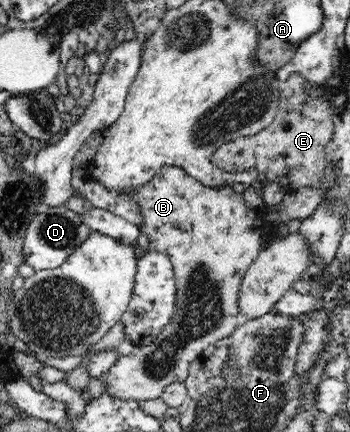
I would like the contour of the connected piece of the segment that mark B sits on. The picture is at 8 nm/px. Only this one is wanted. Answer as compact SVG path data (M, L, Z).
M165 166L156 175L144 185L137 187L136 191L130 191L130 193L125 193L122 191L120 195L130 196L138 206L140 206L143 222L139 226L141 232L146 233L149 238L149 249L152 249L158 253L163 253L164 255L170 258L172 262L172 268L174 268L174 277L176 280L176 311L170 319L170 323L158 333L158 335L151 339L150 344L141 344L139 346L134 346L132 353L120 356L116 363L112 364L112 367L102 373L98 378L101 379L101 383L105 386L105 389L122 400L136 400L136 401L146 401L149 399L160 398L164 388L167 385L170 385L174 382L184 383L185 379L188 377L190 364L197 359L198 356L202 354L202 351L205 351L210 345L214 344L214 341L226 337L228 334L231 334L235 327L241 322L241 316L238 313L238 293L242 279L246 275L247 269L252 265L252 262L257 258L257 255L262 250L262 241L269 239L271 233L274 237L285 237L288 233L287 224L280 224L276 226L269 226L262 218L258 217L257 210L248 209L244 201L243 195L238 191L233 190L230 186L227 187L210 187L204 184L201 184L197 179L194 179L187 175L185 171L176 166Z

